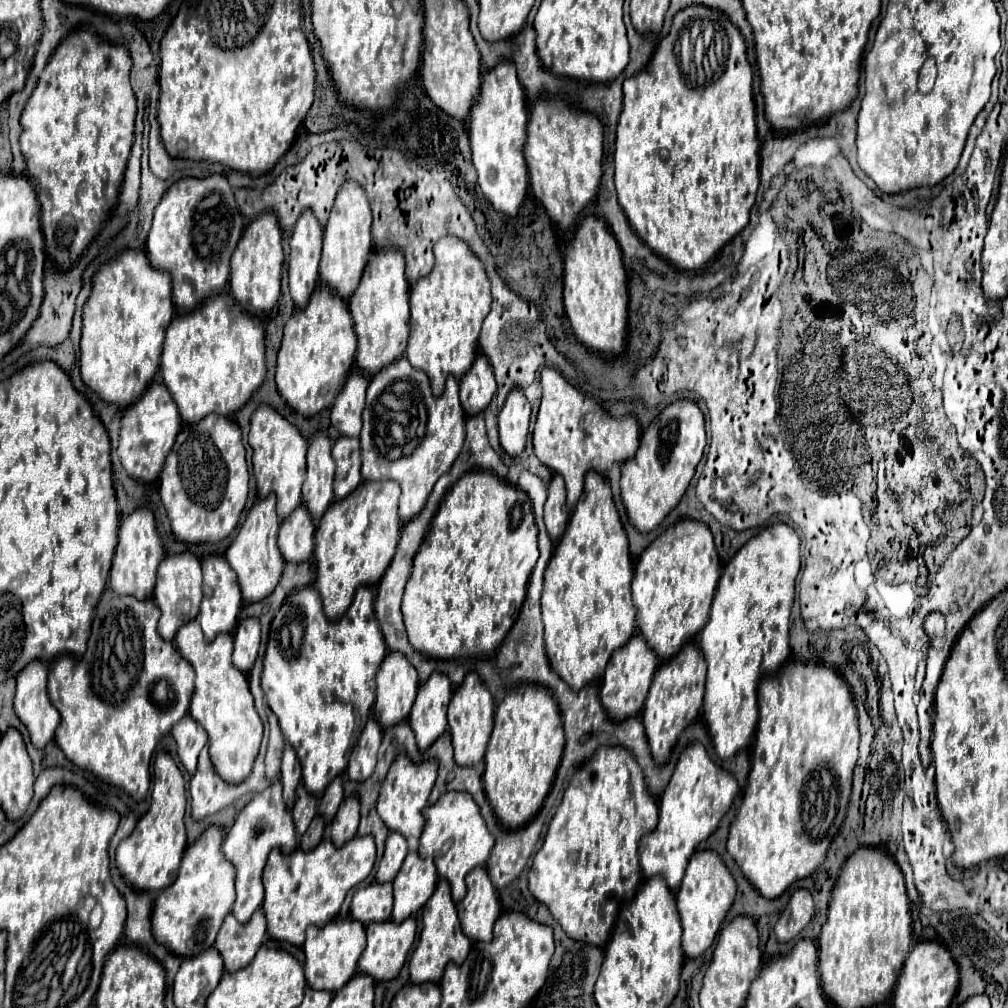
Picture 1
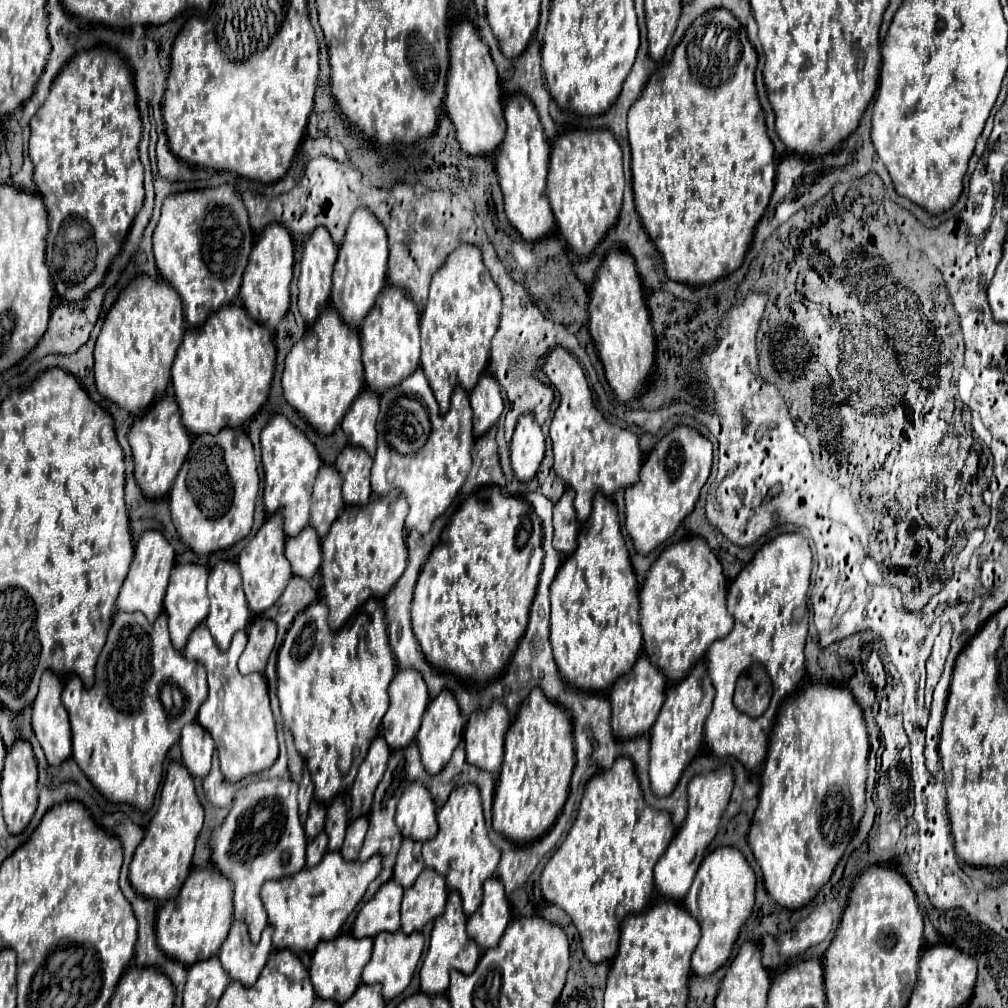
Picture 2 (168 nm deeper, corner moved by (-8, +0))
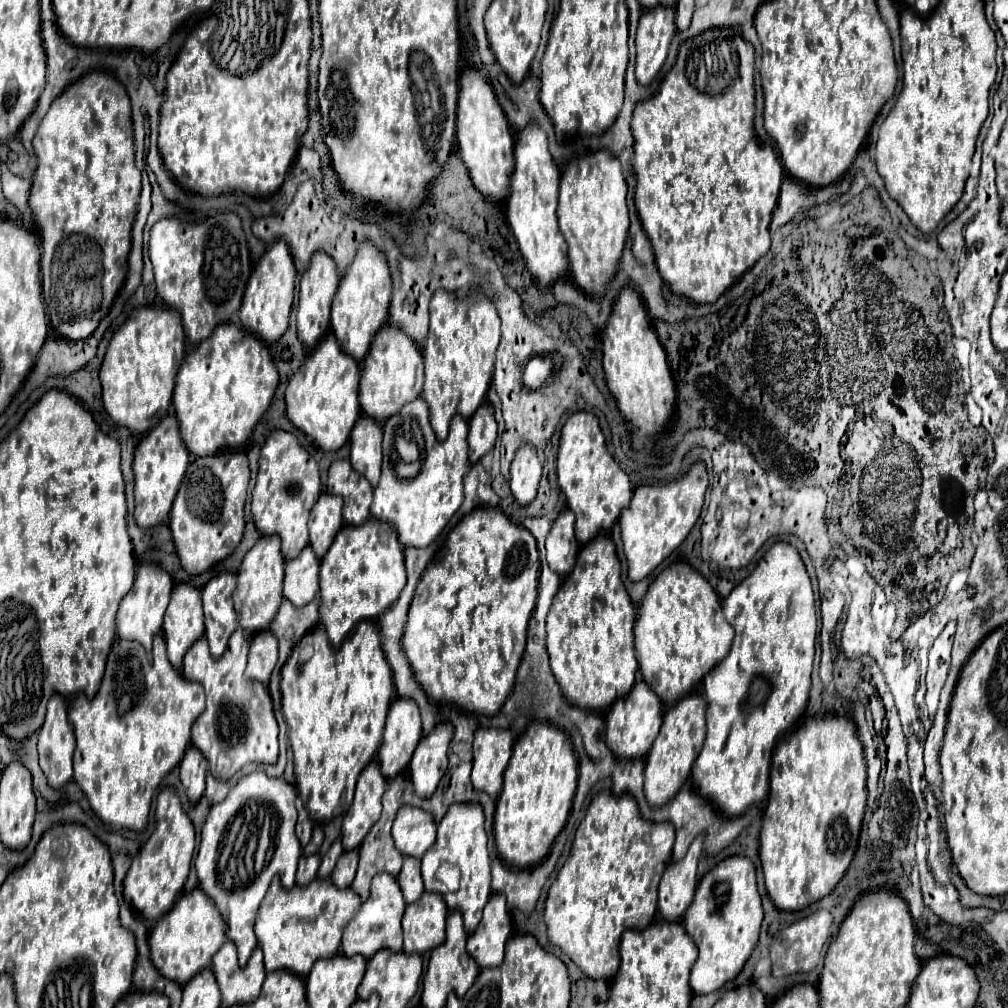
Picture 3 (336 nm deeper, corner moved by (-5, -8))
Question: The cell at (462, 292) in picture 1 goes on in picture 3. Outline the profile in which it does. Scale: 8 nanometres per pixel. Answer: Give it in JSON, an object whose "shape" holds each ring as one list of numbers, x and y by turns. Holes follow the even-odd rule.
{"shape":[[445,290,433,294,429,338,423,348,425,386,421,396,427,402,431,426,439,440,447,438,449,422,455,414,469,420,485,402,499,338,499,314,483,292,473,292,467,298,457,298]]}

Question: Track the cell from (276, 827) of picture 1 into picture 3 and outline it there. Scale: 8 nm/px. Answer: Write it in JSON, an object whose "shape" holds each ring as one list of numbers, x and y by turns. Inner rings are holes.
{"shape":[[255,770,243,776,223,802,211,806,201,832,201,846,195,860,199,886,209,896,211,884,211,900,225,920,227,938,237,946,241,968,257,946,253,924,271,880,279,876,285,890,295,886,295,870,301,856,295,836,295,800,297,788,293,784,283,778,269,778,263,770],[261,842,265,842,265,848,259,848]]}

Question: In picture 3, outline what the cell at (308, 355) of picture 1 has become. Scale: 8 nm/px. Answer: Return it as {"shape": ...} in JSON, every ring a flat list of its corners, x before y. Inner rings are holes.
{"shape":[[329,334,325,340,319,342,319,346,309,352,303,366,289,380,285,392,287,418,301,432,311,436,321,450,335,452,347,442,351,426,355,426,355,422,361,418,357,388,359,364,349,354,343,354,339,344,335,342,335,336]]}

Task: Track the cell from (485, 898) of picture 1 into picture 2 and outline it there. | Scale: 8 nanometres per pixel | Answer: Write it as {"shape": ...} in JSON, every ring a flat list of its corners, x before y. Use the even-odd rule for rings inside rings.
{"shape":[[488,878,484,882,484,896,478,910,468,918,468,934,488,950,496,946,510,920,510,906,506,900,504,886,498,878]]}

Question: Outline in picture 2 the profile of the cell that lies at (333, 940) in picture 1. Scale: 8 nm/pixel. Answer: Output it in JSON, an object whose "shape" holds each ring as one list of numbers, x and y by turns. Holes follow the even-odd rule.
{"shape":[[340,934,332,940,322,940,312,954,310,966,310,978,316,996,324,1000,334,1000,336,1004,346,1002,360,986,360,976,366,962,370,960,370,954,372,954,372,938,354,938,352,934]]}

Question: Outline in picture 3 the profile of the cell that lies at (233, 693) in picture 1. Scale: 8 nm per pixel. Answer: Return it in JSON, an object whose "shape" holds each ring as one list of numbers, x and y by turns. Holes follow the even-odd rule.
{"shape":[[237,628,231,636,231,648,225,656,213,658,207,640,197,640,183,660,183,676,189,682,199,682,207,694,207,708,195,720,191,730,191,744,201,750,209,770,219,780,229,780,241,766,249,762,275,764,279,756,277,744,277,720,267,688,261,682,245,678,249,640,247,634]]}

